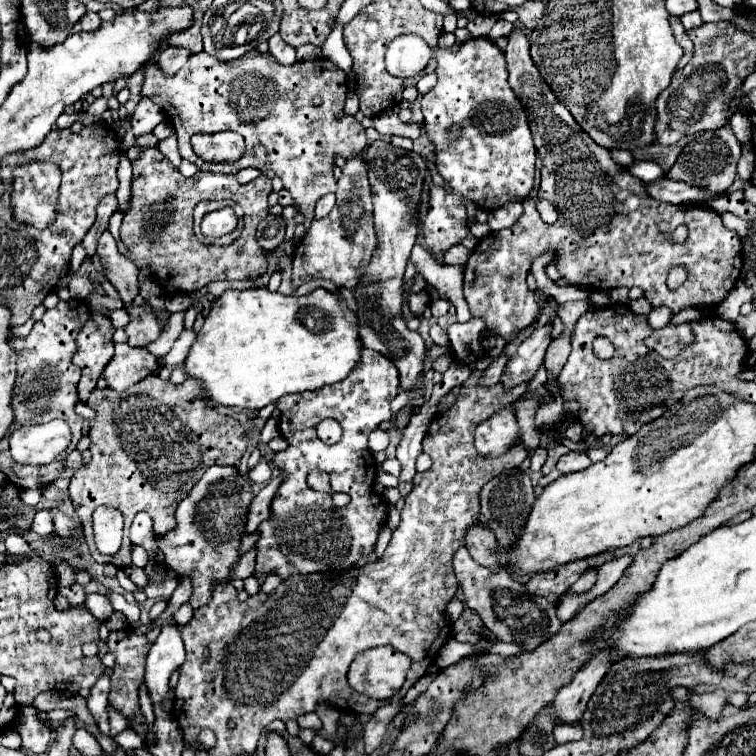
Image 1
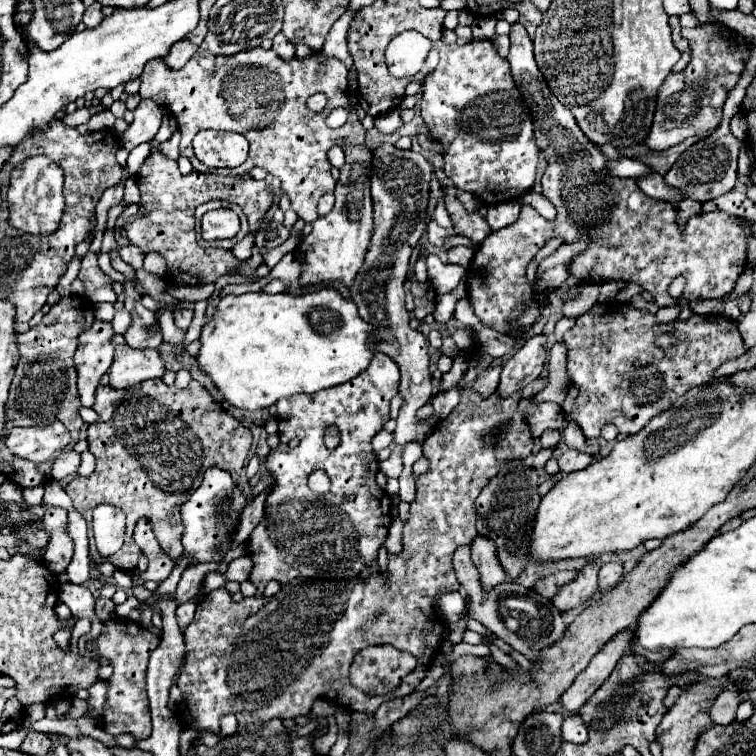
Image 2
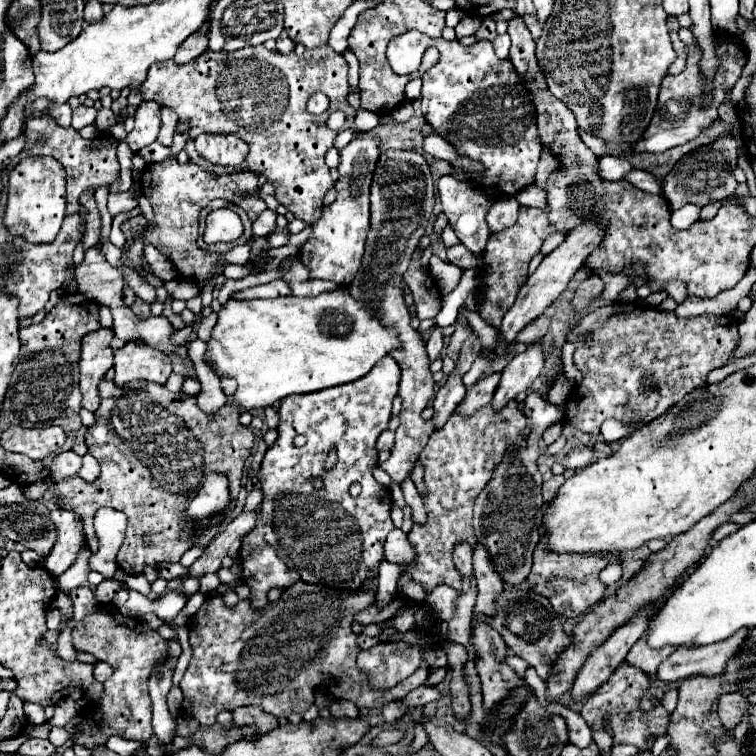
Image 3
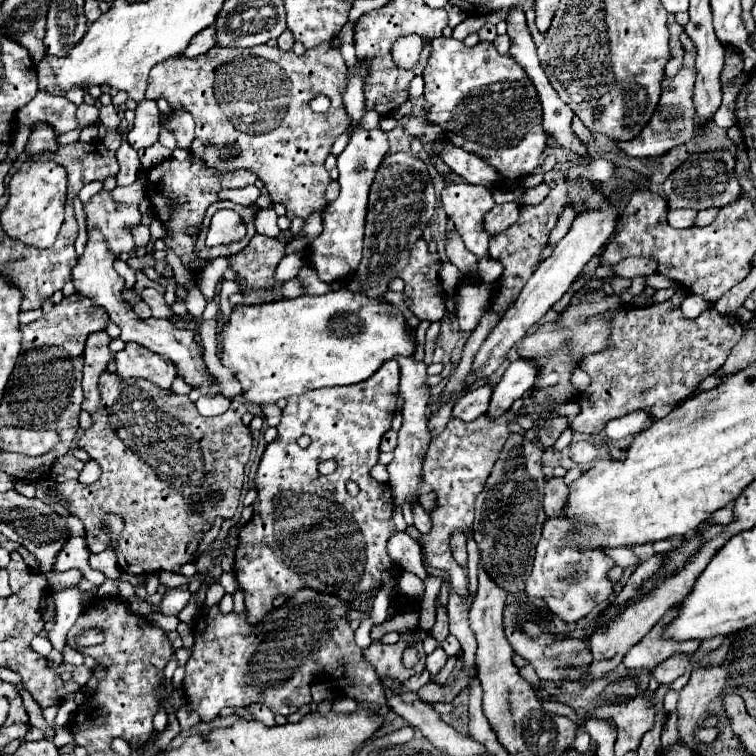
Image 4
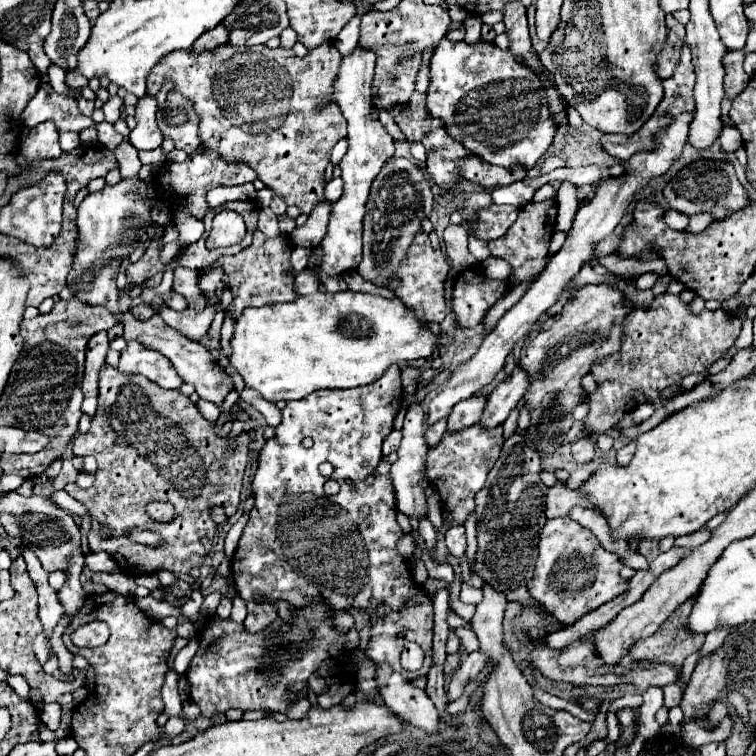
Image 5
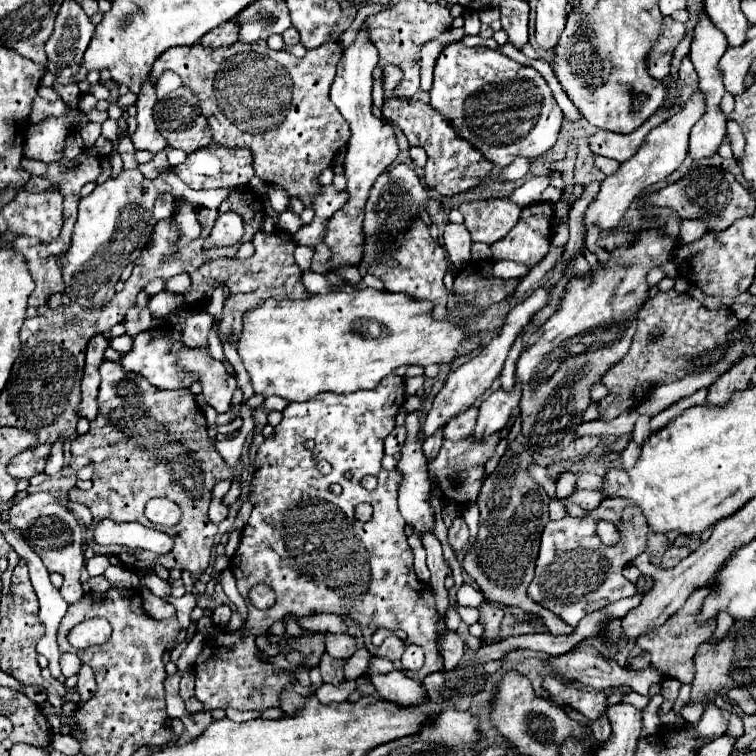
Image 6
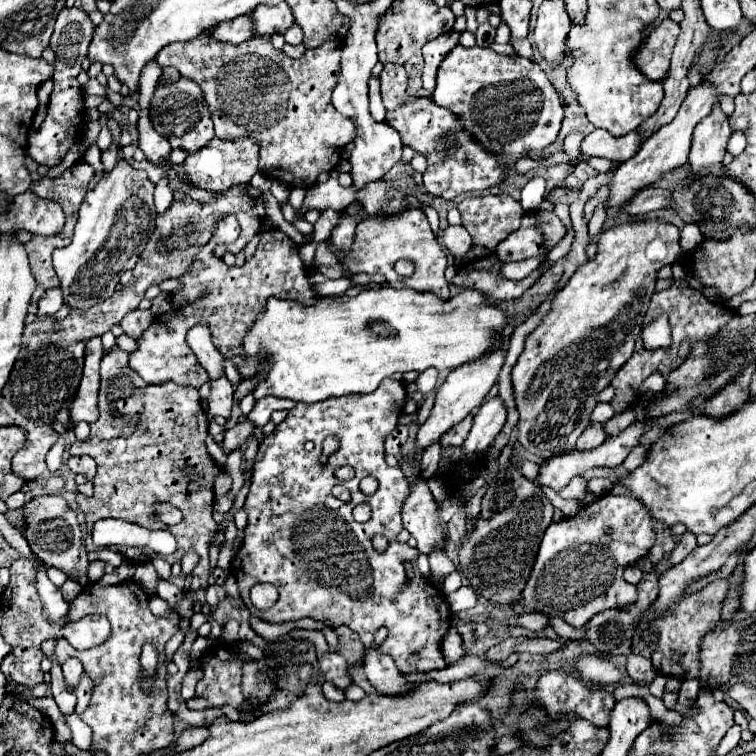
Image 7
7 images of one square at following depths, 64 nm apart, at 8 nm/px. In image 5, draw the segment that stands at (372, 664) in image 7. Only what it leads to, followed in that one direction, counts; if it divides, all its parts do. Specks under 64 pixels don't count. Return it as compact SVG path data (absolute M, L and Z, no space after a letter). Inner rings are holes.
M388 664L376 666L378 692L384 704L408 724L426 730L430 736L438 734L440 716L422 688L412 686L408 678L394 672Z

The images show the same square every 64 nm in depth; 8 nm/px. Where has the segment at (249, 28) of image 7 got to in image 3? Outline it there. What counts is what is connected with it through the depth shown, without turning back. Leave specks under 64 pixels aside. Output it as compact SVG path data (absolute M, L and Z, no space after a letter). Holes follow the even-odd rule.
M208 32L206 34L192 34L184 44L182 50L178 50L178 54L174 56L174 60L178 64L186 64L194 58L198 58L202 52L208 50Z

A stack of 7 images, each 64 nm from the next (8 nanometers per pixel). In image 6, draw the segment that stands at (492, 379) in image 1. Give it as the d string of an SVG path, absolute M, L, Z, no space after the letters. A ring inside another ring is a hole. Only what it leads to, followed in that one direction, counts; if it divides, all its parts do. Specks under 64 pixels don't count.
M472 406L470 410L466 410L466 414L460 414L458 418L454 418L454 422L450 422L444 428L444 438L460 440L460 438L470 436L476 426L476 416L478 416L478 410Z

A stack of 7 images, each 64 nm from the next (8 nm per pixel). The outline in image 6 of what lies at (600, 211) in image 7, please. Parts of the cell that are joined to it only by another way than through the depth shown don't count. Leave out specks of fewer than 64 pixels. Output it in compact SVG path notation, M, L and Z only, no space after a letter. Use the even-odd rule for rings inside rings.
M596 226L590 227L586 234L585 246L588 250L595 253L600 260L608 260L608 252L606 252L606 250L602 250L602 248L600 248L600 246L597 244L599 236L599 228Z

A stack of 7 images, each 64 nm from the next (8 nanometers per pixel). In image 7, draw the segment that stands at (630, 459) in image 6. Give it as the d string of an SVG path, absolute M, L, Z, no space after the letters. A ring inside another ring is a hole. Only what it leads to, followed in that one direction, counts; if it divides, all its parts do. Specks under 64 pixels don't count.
M640 444L640 446L636 446L636 448L628 454L628 458L624 460L622 466L624 466L628 472L634 472L638 466L642 466L642 462L646 460L646 454L648 454L648 448Z

